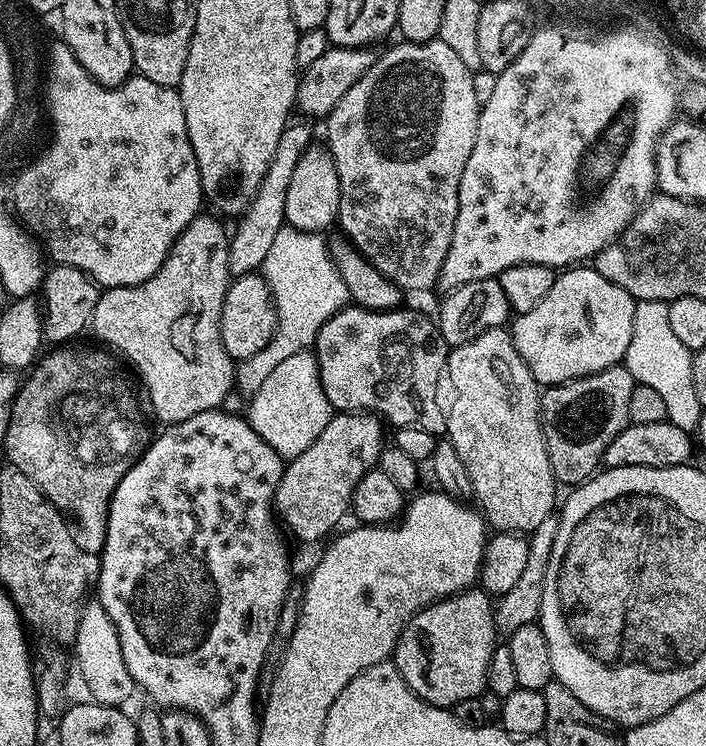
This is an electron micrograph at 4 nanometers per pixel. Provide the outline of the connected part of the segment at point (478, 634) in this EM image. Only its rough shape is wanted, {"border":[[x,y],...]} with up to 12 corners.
{"border":[[465,590],[413,614],[394,663],[419,700],[484,695],[493,597]]}

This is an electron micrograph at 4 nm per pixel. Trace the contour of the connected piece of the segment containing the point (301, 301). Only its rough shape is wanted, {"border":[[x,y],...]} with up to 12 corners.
{"border":[[280,228],[262,275],[276,332],[236,364],[244,398],[350,300],[325,237]]}

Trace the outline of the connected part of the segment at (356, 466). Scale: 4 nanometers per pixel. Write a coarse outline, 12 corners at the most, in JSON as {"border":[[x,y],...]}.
{"border":[[336,412],[287,461],[279,523],[320,540],[386,447],[379,416]]}

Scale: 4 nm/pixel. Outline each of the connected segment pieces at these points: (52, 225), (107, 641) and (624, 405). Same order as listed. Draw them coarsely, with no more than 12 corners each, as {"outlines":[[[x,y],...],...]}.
{"outlines":[[[57,42],[19,222],[101,289],[205,203],[176,88]],[[99,602],[85,603],[74,643],[97,704],[134,693],[118,630]],[[630,370],[543,389],[557,485],[579,486],[630,423]]]}

